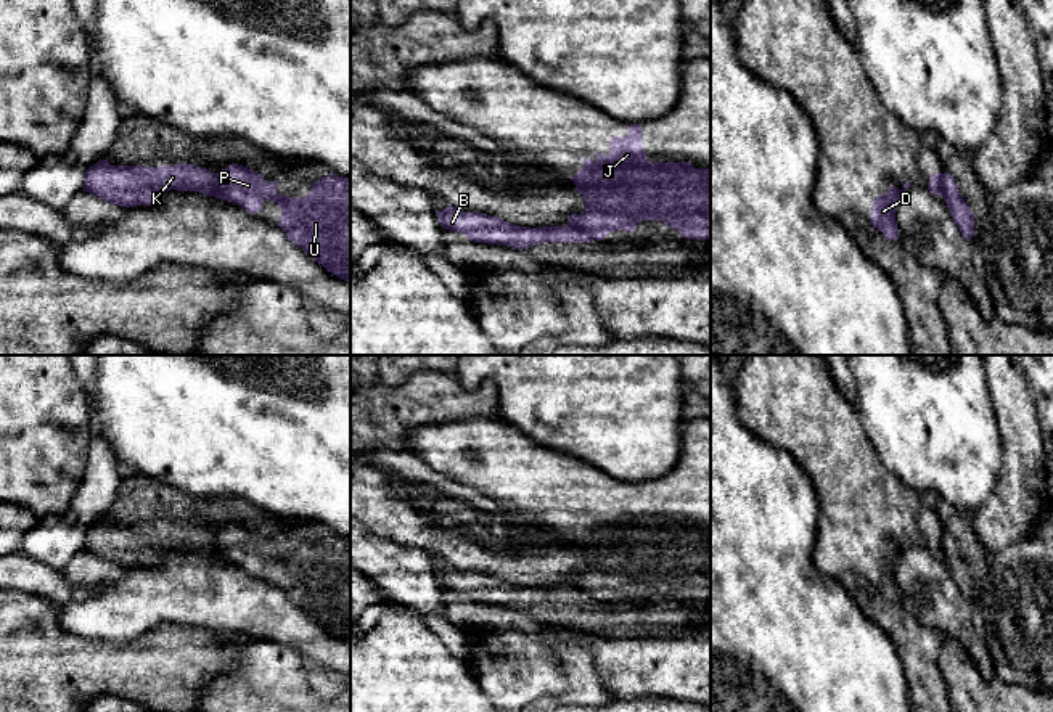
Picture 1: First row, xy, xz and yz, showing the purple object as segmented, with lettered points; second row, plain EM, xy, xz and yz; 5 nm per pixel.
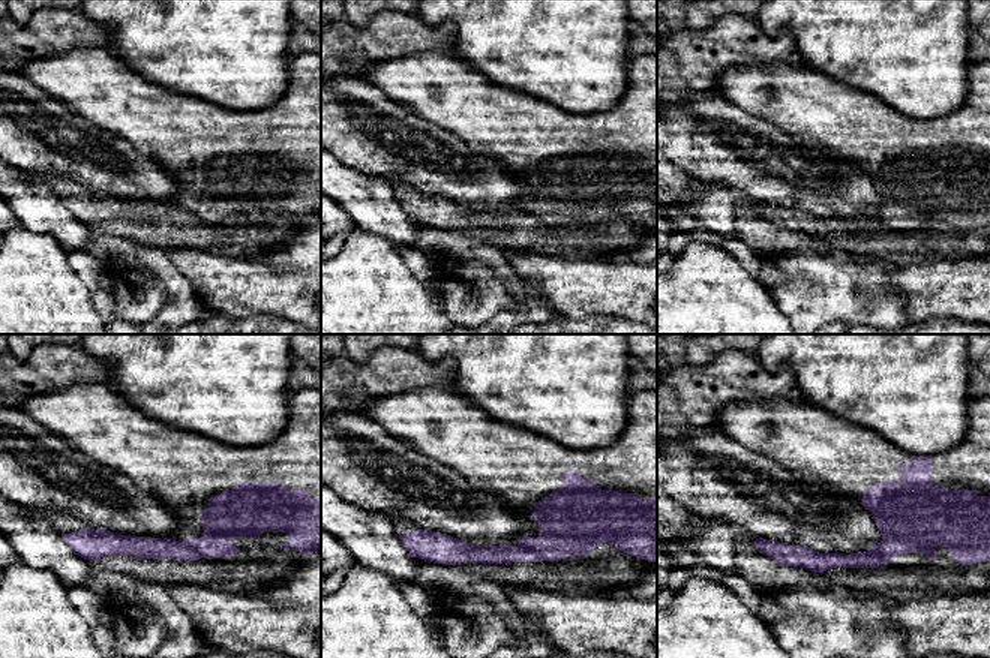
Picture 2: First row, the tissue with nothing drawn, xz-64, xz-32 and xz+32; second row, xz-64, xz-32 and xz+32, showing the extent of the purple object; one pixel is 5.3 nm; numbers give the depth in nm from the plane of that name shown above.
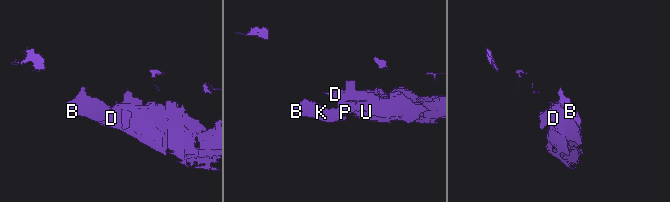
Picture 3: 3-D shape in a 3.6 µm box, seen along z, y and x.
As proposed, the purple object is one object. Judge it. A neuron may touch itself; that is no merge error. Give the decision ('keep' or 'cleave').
cleave

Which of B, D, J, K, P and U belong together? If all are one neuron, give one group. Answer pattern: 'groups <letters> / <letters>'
groups B K / D J P U

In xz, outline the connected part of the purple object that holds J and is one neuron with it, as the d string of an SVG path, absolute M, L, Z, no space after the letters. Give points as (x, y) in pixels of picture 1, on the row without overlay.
M630 484L627 497L613 497L608 516L598 511L595 522L585 518L584 527L571 540L585 561L585 571L571 574L569 583L596 601L614 590L635 591L643 580L662 580L688 599L711 601L711 529L694 529L691 522L649 522L641 505L641 484Z

